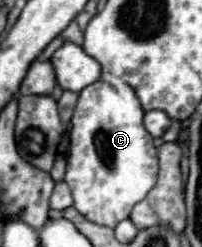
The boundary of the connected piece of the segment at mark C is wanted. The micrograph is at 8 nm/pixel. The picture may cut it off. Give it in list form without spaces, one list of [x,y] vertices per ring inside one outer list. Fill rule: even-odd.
[[[95,81],[79,93],[75,113],[71,119],[71,155],[67,159],[65,183],[73,193],[73,207],[93,223],[115,229],[119,221],[127,219],[135,203],[143,201],[151,187],[157,183],[157,149],[153,137],[143,127],[143,109],[129,85],[119,89]]]

